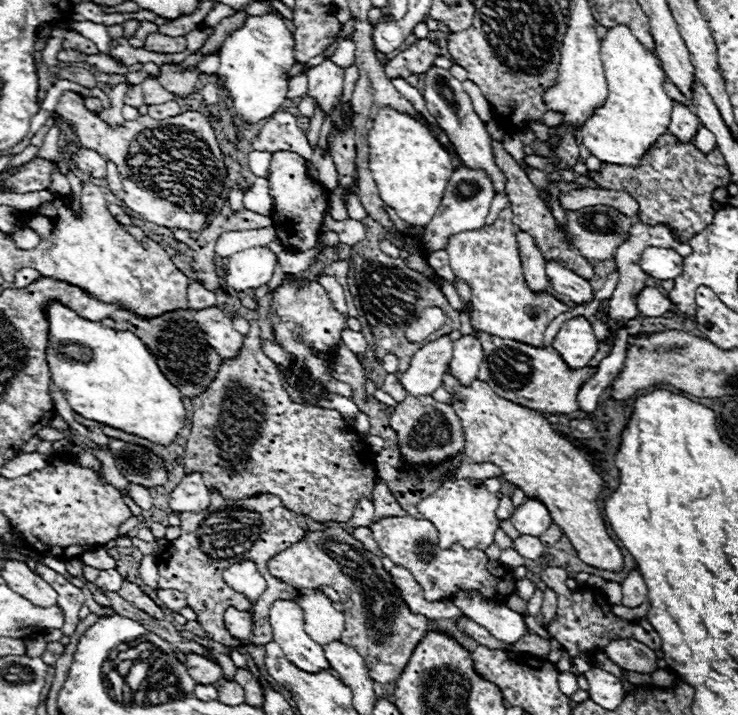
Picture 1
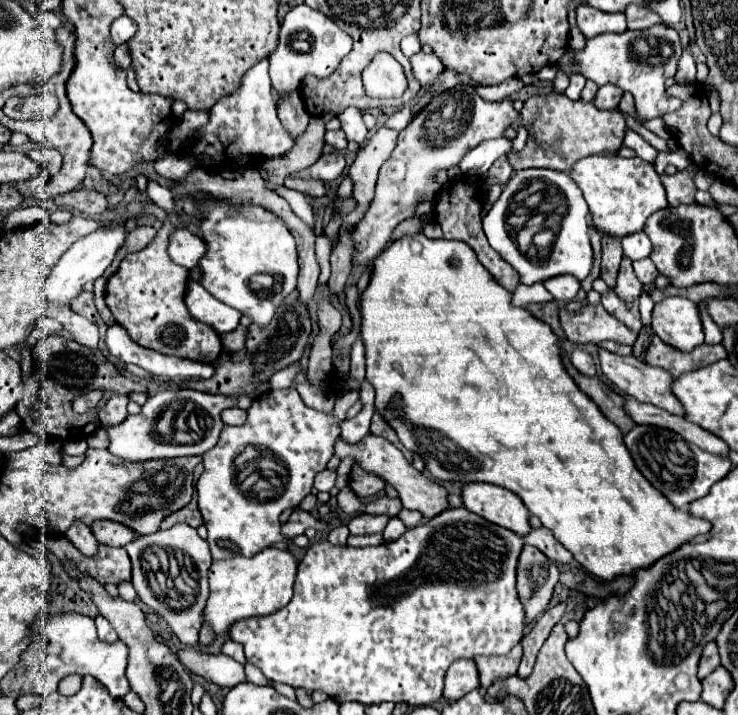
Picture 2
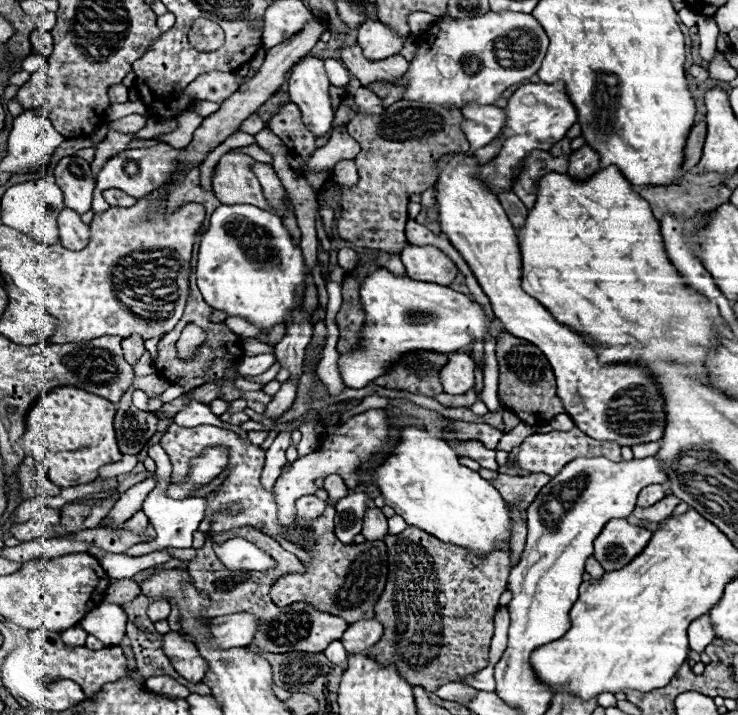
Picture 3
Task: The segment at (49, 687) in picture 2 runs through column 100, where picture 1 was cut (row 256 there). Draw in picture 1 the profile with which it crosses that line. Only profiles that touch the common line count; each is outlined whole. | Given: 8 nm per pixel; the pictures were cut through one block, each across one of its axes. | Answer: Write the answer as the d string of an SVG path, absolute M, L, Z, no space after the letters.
M648 246L640 256L642 270L656 280L674 280L682 274L684 258L672 248Z

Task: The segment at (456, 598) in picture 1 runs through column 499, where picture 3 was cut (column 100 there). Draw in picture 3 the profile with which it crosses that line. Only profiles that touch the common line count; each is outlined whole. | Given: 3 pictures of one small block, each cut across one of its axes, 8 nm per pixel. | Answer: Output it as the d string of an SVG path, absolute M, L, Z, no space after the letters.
M102 602L92 612L88 612L88 616L84 616L80 626L88 634L100 638L106 646L116 646L124 638L126 612L118 604Z

